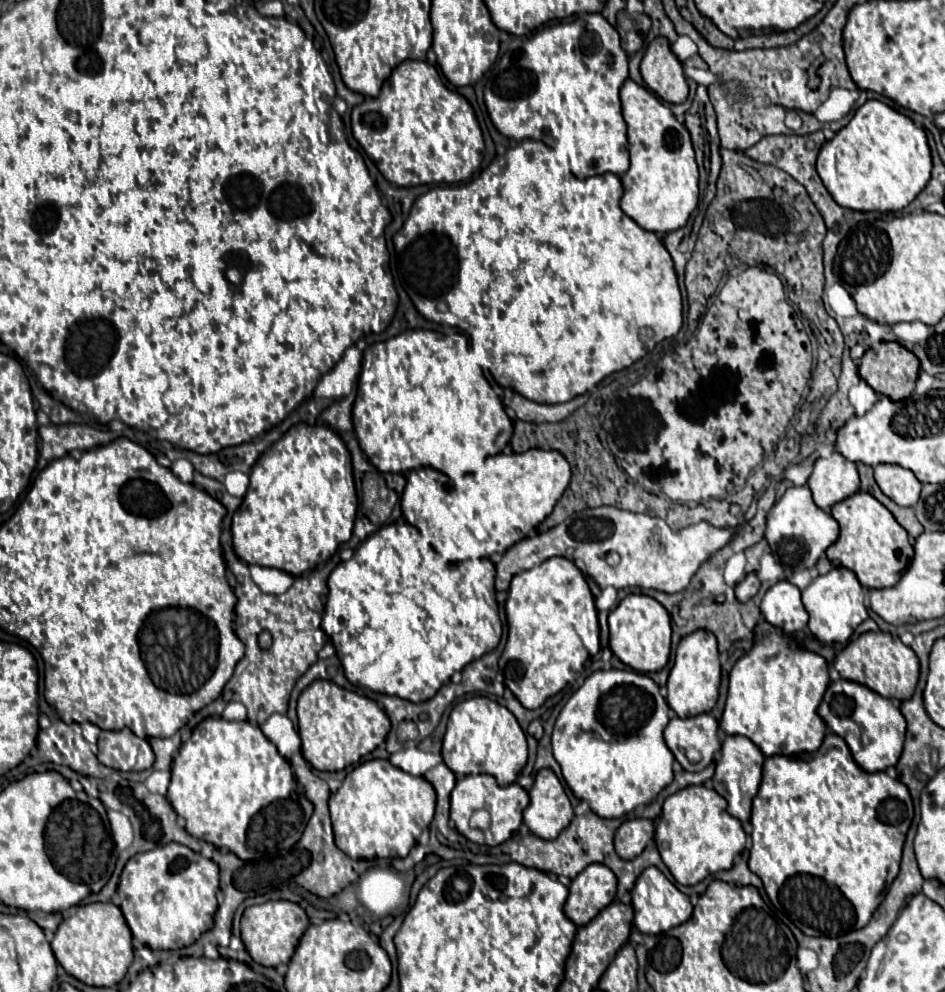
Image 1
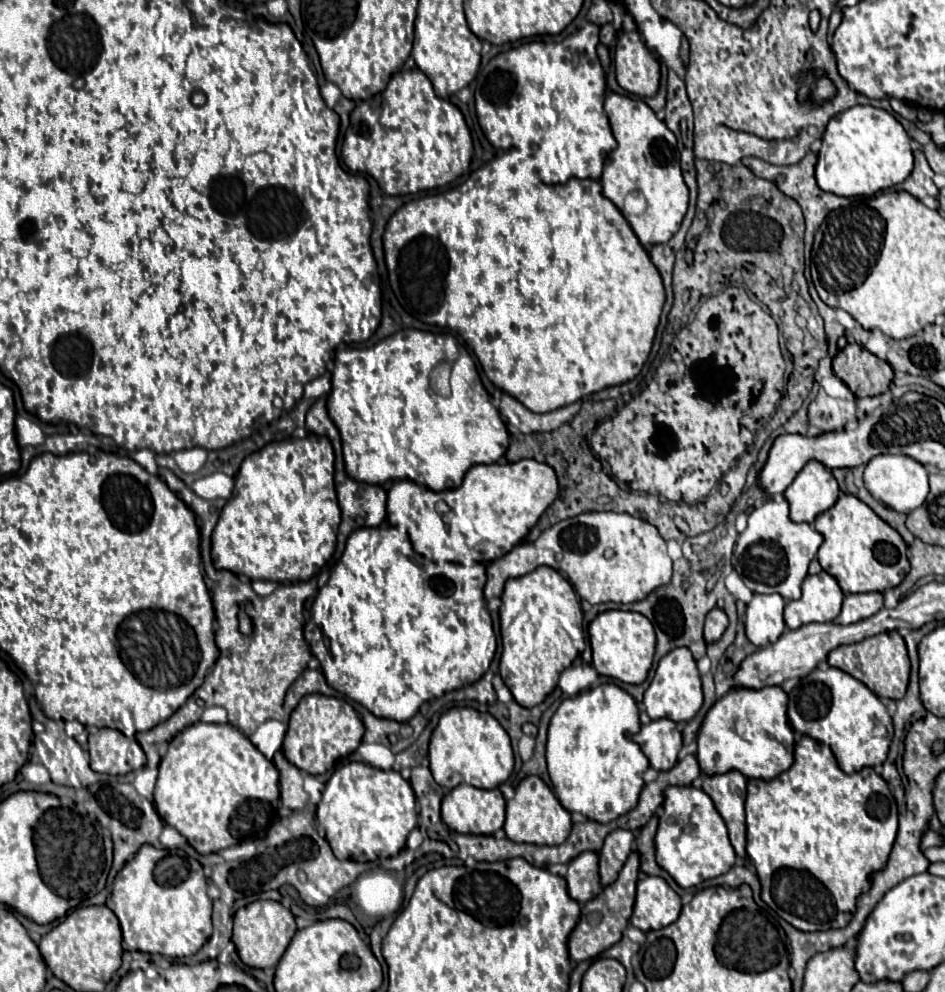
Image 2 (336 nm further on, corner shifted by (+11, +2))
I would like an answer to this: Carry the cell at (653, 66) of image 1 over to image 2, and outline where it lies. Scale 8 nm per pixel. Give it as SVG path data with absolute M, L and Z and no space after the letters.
M623 32L615 46L617 84L635 96L655 96L659 88L659 62L645 48L637 32Z

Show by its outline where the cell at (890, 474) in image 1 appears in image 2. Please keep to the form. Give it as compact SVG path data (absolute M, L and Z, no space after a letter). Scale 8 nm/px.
M879 454L869 460L865 466L865 488L871 492L871 496L881 502L883 506L909 514L915 508L919 508L927 494L929 494L929 472L927 466L913 460L905 454Z

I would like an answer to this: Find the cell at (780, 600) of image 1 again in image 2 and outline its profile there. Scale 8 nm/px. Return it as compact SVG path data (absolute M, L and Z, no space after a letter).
M755 594L745 612L745 634L751 644L763 648L773 644L785 630L785 600L777 594Z

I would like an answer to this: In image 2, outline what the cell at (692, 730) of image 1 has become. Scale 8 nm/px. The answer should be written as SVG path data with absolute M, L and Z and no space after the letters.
M669 718L651 720L649 724L641 726L635 742L641 746L651 768L669 770L675 766L681 750L681 732Z

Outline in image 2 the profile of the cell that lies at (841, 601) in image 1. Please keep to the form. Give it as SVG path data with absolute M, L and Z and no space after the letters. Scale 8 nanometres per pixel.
M827 572L807 576L801 590L803 596L785 606L785 622L789 628L799 628L809 622L831 622L841 612L843 592Z

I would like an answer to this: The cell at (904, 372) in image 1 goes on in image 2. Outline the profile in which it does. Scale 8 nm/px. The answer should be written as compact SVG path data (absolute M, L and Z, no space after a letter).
M847 344L833 358L833 372L857 396L879 396L893 380L891 366L859 344Z

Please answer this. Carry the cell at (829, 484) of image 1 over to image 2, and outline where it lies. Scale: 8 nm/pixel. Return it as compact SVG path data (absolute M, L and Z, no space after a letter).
M811 460L801 468L783 496L789 502L789 518L793 522L813 524L821 512L837 502L839 486L831 470Z

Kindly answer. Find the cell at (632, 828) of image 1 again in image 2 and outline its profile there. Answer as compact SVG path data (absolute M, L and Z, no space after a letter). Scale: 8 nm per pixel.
M613 830L601 848L599 854L599 874L601 874L601 886L609 886L617 874L621 872L627 856L633 850L633 832L629 830Z

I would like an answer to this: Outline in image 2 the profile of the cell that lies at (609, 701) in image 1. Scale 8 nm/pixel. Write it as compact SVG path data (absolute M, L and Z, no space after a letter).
M601 684L583 694L567 698L561 702L549 724L547 738L547 766L555 788L555 796L561 806L569 812L579 812L589 820L607 824L631 808L637 806L639 792L643 788L643 772L649 768L647 756L641 752L639 744L631 738L641 730L637 702L615 684Z

